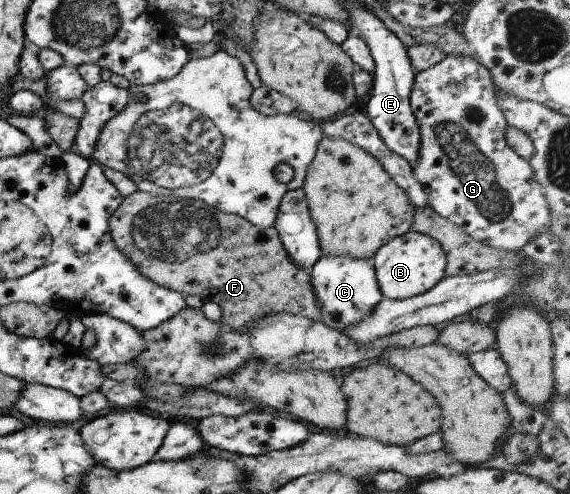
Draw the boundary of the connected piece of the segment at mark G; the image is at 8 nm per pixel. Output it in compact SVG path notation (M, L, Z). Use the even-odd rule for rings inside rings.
M447 55L441 62L427 70L414 75L414 85L411 94L411 105L417 126L420 130L420 145L417 160L411 164L413 176L422 184L428 198L428 205L438 214L444 216L449 222L467 231L475 240L506 251L519 251L539 232L549 232L551 214L546 203L542 186L534 180L532 166L528 160L521 158L505 140L505 129L508 124L504 112L499 108L495 86L488 68L485 68L478 60L471 57L456 57Z

